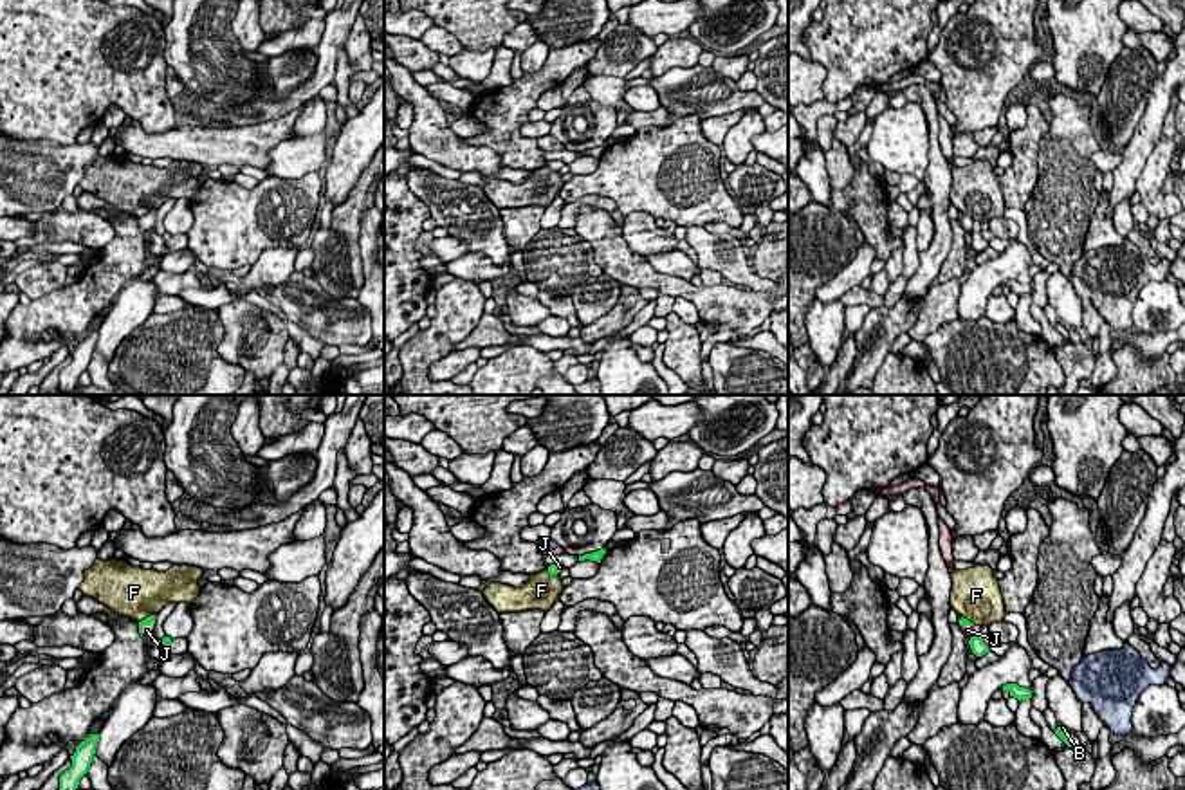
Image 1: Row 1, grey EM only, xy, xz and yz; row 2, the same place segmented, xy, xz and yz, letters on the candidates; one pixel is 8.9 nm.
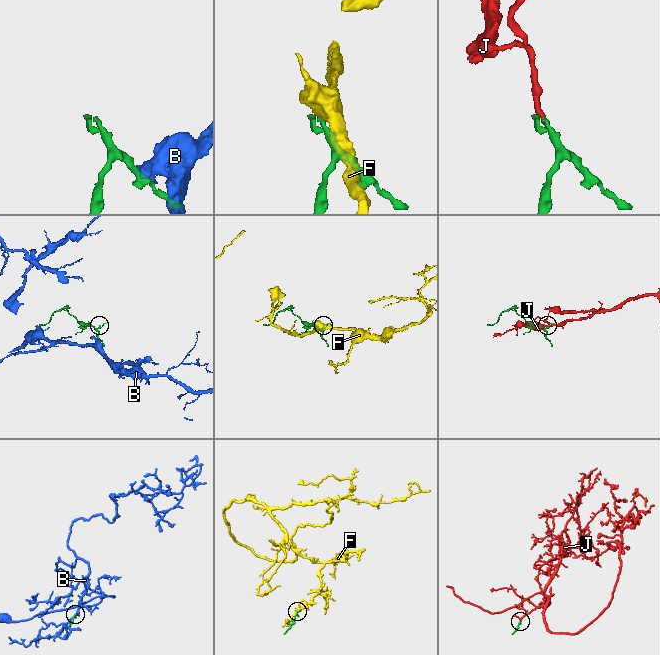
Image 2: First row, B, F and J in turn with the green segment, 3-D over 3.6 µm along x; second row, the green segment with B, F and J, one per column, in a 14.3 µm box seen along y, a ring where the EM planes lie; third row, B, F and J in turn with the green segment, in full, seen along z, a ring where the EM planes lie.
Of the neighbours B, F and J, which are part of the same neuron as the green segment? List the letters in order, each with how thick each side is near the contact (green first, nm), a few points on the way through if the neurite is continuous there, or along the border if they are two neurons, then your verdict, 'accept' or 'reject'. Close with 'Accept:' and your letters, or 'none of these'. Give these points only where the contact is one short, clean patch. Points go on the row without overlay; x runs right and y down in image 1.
B: 70/50 nm | along yz (1059, 321), (1068, 330) | reject
F: 70/440 nm | along yz (962, 211), (974, 220) | reject
J: 70/100 nm | across xy (146, 217), (148, 220), (146, 226) | accept
Accept: J

